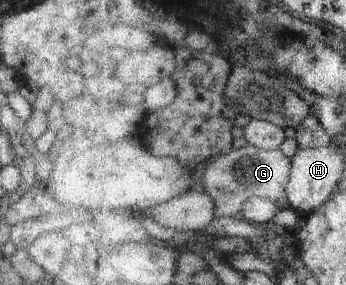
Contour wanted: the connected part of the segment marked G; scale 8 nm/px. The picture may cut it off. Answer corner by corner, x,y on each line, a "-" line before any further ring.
255,145
235,148
231,154
212,160
204,174
204,189
217,204
216,219
243,216
245,203
257,196
276,202
281,197
288,197
293,166
293,158
287,157
282,150
263,150

